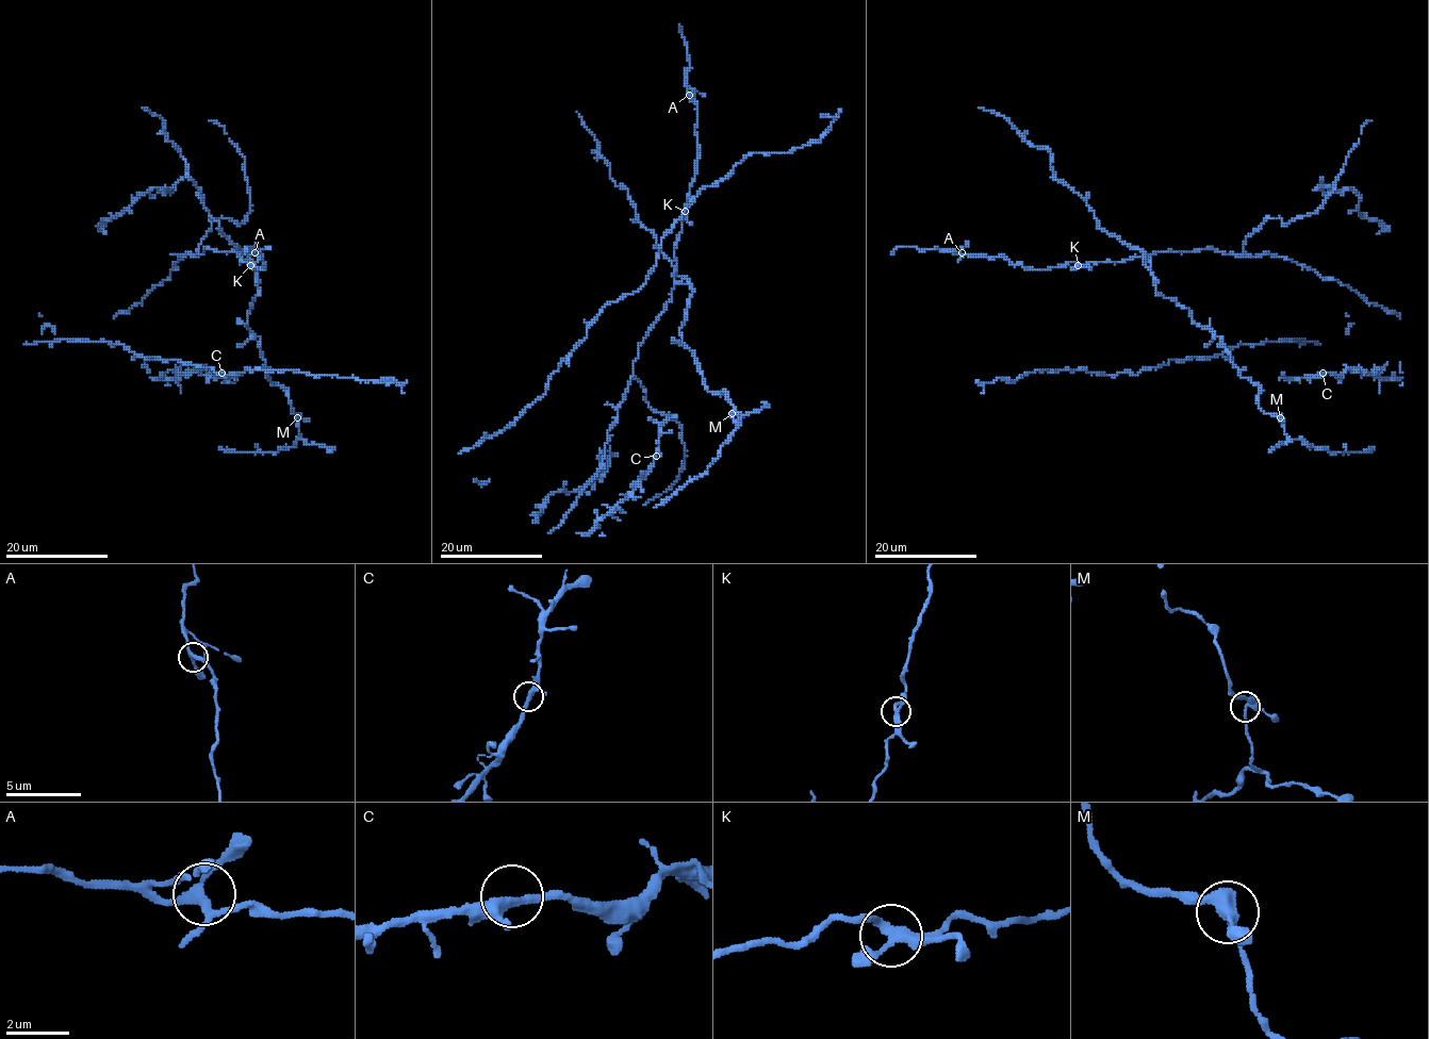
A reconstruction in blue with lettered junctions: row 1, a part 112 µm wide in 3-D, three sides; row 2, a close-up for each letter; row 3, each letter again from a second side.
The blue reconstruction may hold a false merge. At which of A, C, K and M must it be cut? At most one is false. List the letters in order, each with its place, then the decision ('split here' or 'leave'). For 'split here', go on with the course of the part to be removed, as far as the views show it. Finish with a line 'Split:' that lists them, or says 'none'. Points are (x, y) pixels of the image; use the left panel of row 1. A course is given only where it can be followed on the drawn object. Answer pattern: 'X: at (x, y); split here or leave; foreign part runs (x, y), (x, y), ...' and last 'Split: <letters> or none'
A: at (255, 252); leave
C: at (222, 373); leave
K: at (250, 265); leave
M: at (297, 417); leave
Split: none

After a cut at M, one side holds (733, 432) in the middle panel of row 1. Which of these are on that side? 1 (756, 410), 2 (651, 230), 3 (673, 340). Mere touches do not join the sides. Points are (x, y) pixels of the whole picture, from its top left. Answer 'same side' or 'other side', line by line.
1: same side
2: other side
3: other side

